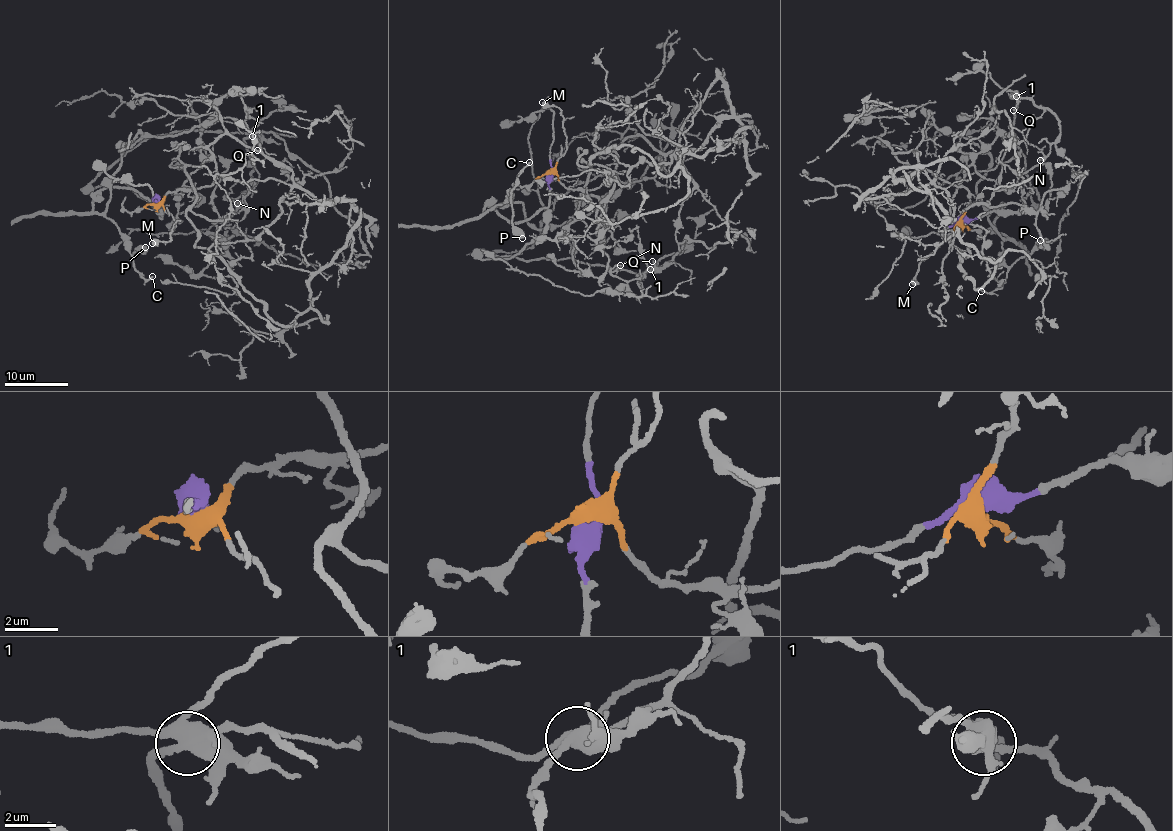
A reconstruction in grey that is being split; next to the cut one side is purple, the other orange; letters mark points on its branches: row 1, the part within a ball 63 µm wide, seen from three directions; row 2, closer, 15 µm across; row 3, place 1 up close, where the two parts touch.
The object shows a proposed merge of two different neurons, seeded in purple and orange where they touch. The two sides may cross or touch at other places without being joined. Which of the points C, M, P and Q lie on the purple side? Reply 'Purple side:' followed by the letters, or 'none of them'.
Purple side: C, P, Q

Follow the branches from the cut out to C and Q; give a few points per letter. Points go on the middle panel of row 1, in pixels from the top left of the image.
C: (549, 172), (548, 204), (522, 221), (508, 222), (488, 205), (482, 212), (511, 197), (530, 162)
Q: (549, 172), (542, 234), (509, 258), (481, 255), (572, 257), (643, 273), (654, 268), (652, 261)

